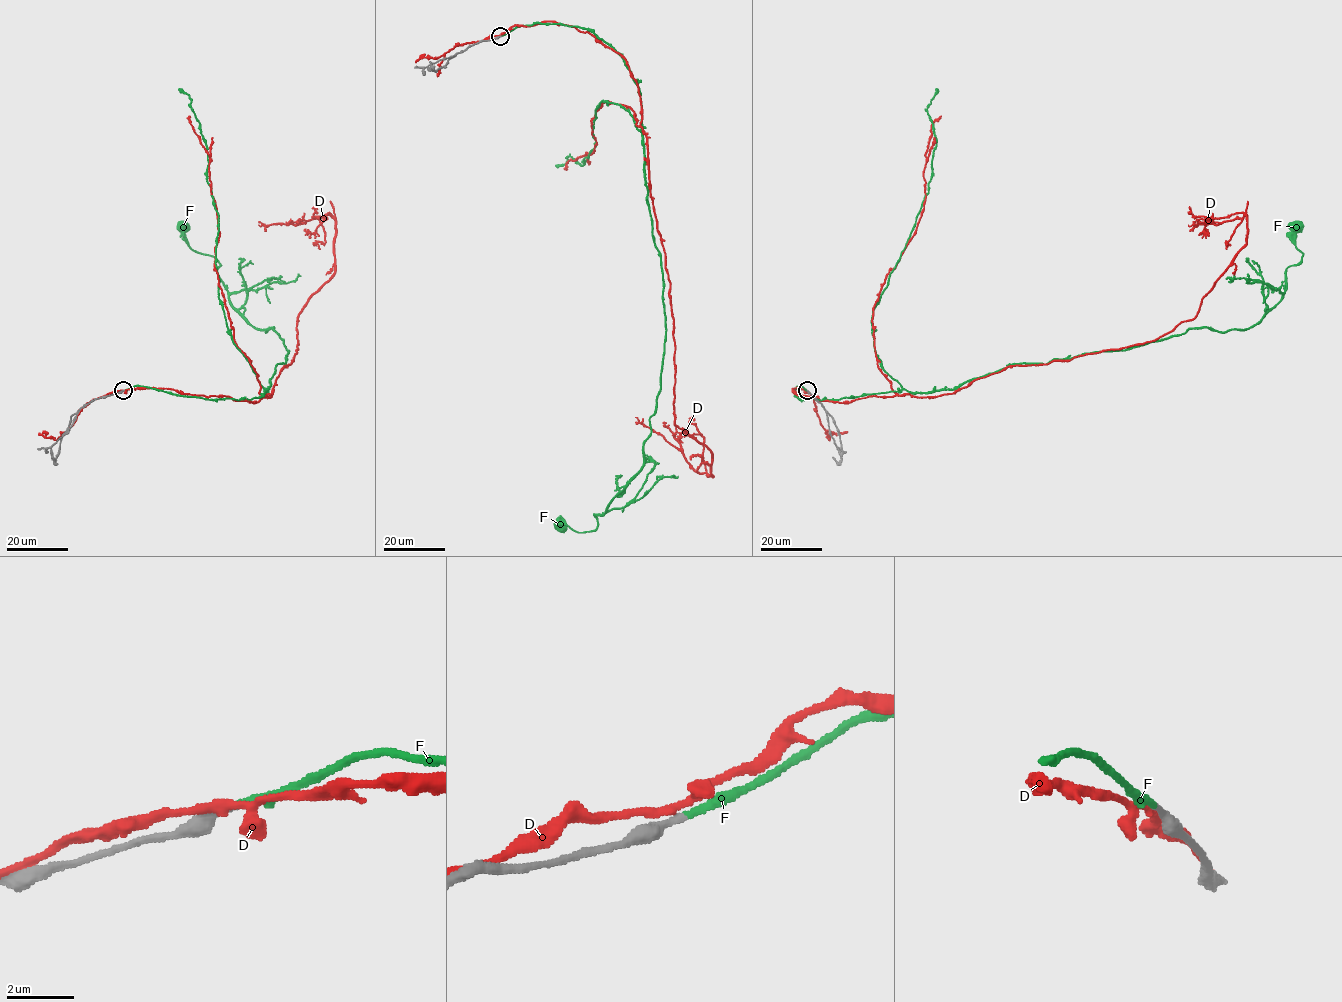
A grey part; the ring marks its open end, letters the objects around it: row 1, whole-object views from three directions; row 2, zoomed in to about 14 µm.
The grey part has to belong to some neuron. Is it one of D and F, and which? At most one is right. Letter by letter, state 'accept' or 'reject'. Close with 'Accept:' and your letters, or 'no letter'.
D: reject
F: accept
Accept: F

